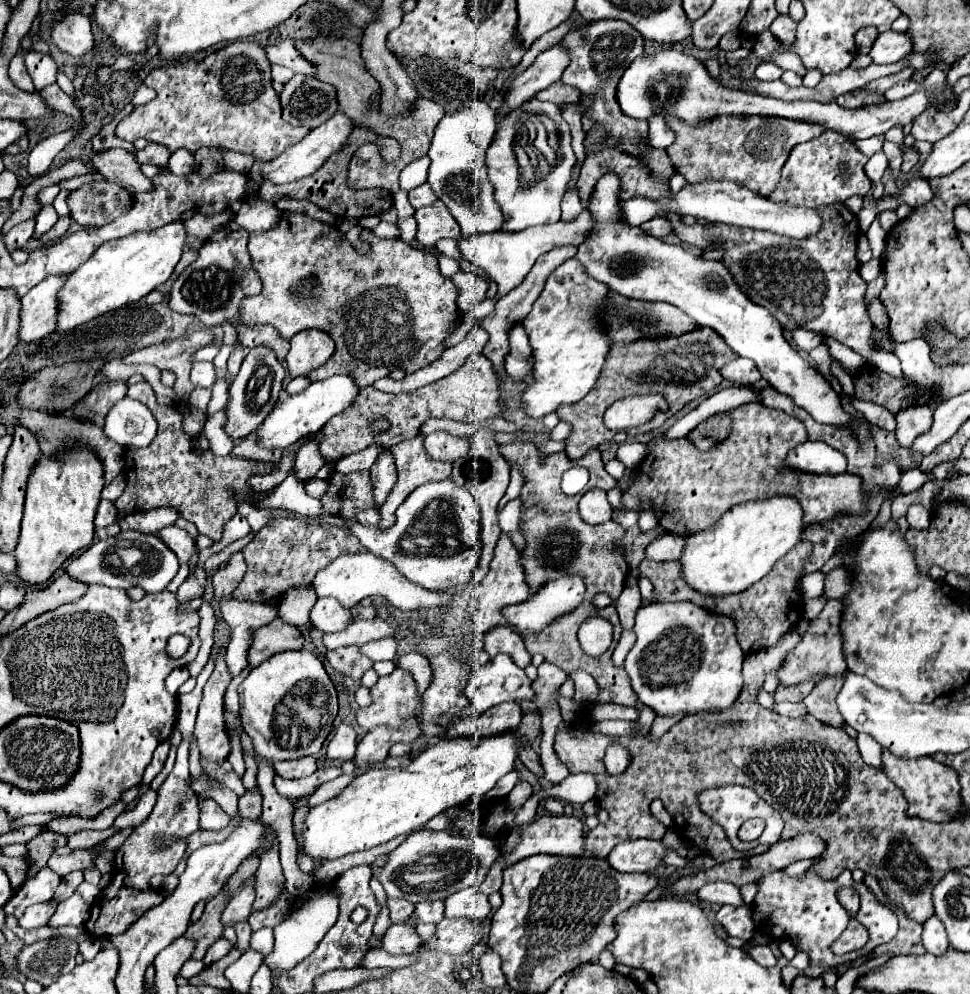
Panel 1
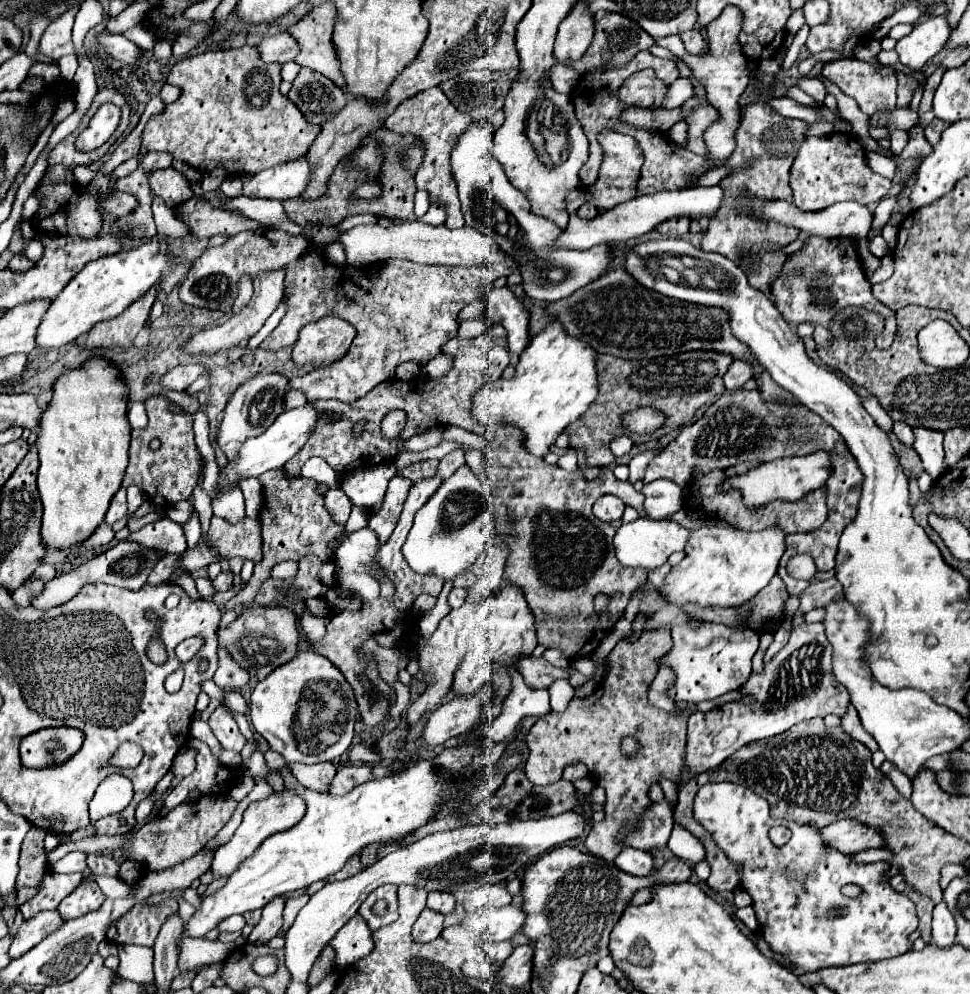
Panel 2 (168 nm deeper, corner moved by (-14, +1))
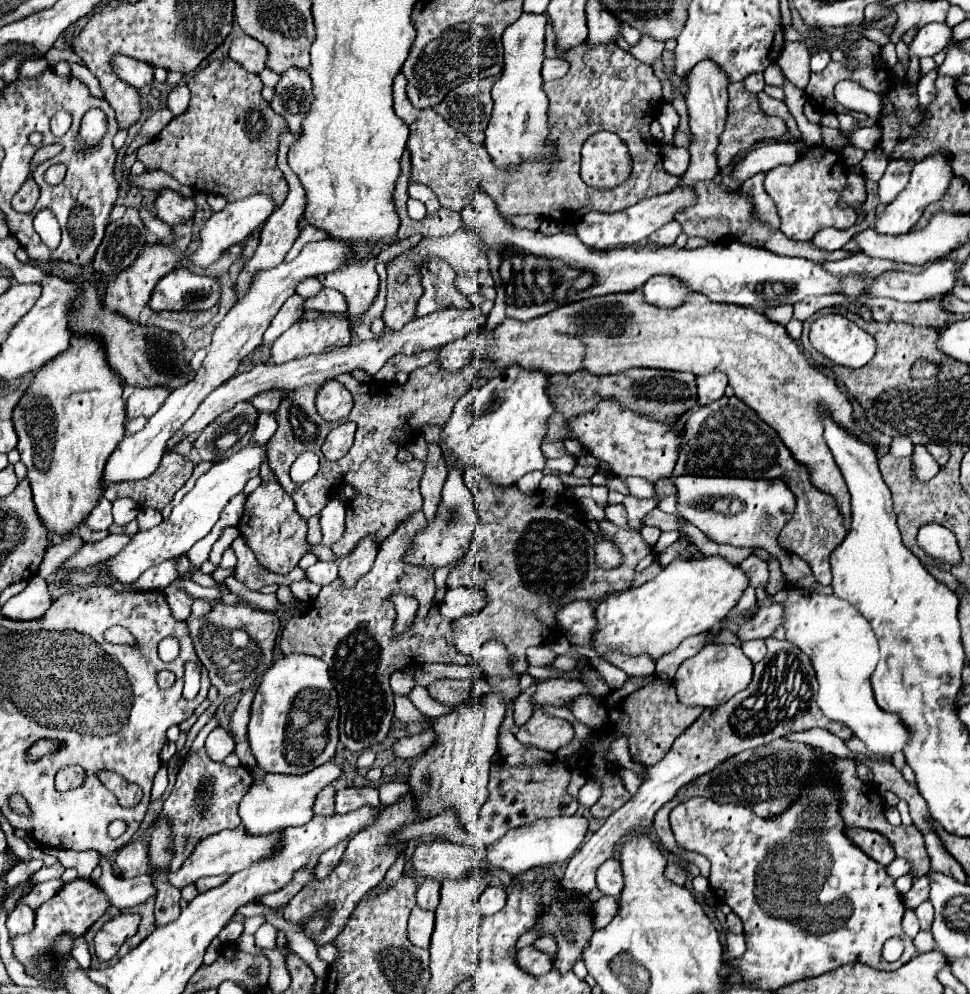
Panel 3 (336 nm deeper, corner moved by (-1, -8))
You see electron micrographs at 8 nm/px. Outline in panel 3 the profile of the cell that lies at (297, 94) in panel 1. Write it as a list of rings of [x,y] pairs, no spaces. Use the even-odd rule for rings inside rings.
[[[290,68],[282,74],[280,82],[276,84],[276,94],[270,102],[272,110],[288,122],[290,132],[300,134],[302,132],[302,120],[306,118],[306,112],[312,108],[312,82],[310,74],[298,68]]]

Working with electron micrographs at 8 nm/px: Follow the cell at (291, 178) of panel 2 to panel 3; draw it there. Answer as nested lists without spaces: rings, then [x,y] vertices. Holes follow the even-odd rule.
[[[250,194],[242,200],[236,200],[236,202],[228,202],[224,210],[212,214],[212,218],[204,224],[204,228],[200,230],[200,248],[192,254],[192,260],[198,264],[198,266],[208,266],[212,264],[214,260],[220,258],[220,254],[224,250],[228,250],[232,244],[238,244],[240,240],[244,240],[246,236],[250,236],[250,232],[254,228],[258,228],[260,224],[266,222],[266,218],[270,218],[270,214],[274,212],[276,204],[274,204],[274,198],[270,194]]]

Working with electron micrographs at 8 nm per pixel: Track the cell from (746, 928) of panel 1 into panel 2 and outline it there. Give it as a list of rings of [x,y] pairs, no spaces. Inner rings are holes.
[[[743,907],[743,909],[737,909],[737,919],[741,919],[751,931],[757,931],[757,919],[755,919],[755,911],[753,911],[753,907]]]

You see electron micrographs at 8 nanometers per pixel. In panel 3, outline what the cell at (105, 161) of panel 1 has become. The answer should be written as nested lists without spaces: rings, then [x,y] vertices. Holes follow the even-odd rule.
[[[162,188],[156,194],[154,200],[154,212],[160,220],[166,220],[168,224],[180,224],[186,222],[194,216],[194,200],[192,198],[184,198],[182,194]]]

